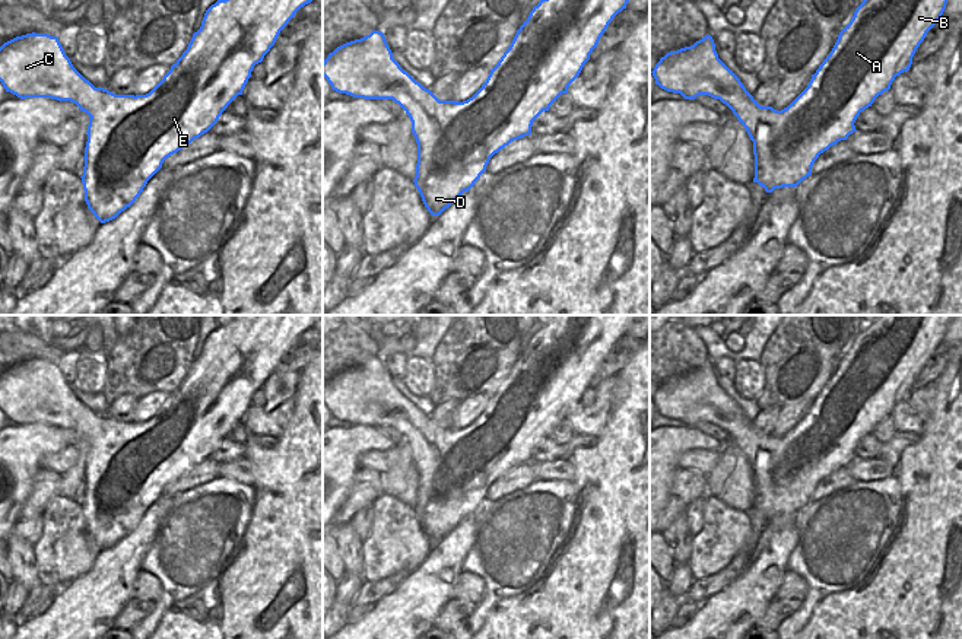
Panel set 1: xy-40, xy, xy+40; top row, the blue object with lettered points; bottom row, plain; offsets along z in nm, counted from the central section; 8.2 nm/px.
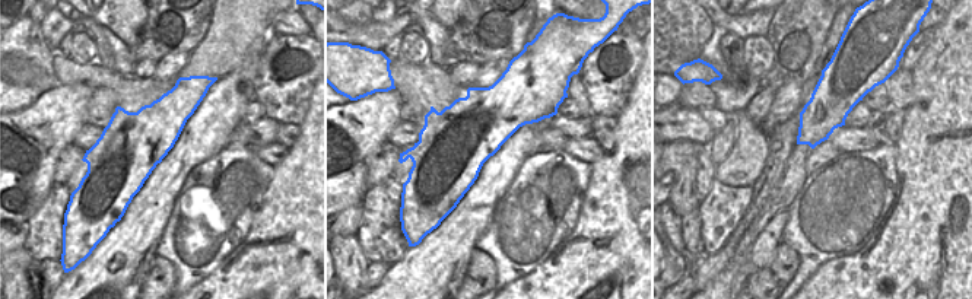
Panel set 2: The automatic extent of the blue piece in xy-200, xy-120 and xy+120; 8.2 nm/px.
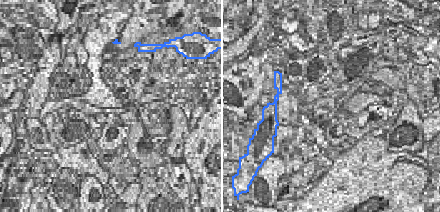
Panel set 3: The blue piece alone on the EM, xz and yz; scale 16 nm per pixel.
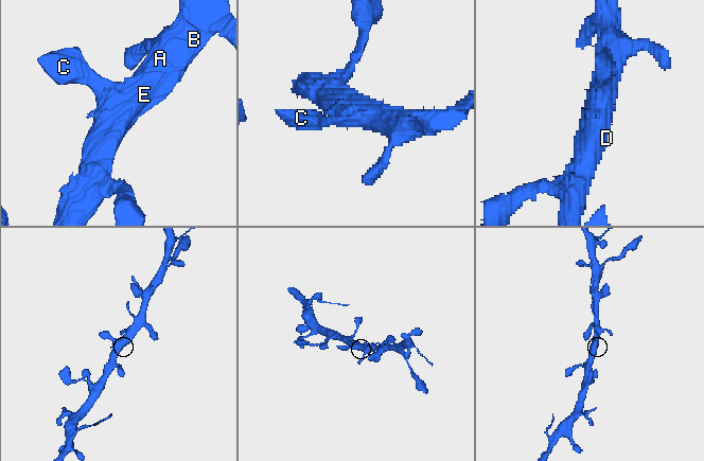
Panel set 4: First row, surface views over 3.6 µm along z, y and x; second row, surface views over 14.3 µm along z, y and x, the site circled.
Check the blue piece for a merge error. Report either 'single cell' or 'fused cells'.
single cell

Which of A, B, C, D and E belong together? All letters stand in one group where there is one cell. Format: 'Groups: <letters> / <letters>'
Groups: A B C D E

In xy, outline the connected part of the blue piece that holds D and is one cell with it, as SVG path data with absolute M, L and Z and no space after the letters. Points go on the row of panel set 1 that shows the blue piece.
M540 0L517 31L509 48L482 88L467 101L439 101L393 58L380 31L337 47L323 61L331 89L353 98L393 99L412 121L417 143L416 177L422 201L439 216L486 172L490 158L511 142L531 134L533 121L580 76L613 18L629 0Z

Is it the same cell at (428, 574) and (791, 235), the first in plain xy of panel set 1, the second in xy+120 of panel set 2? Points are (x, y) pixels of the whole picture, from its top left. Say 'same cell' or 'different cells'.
different cells

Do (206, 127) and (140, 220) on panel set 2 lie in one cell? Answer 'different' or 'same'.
same

